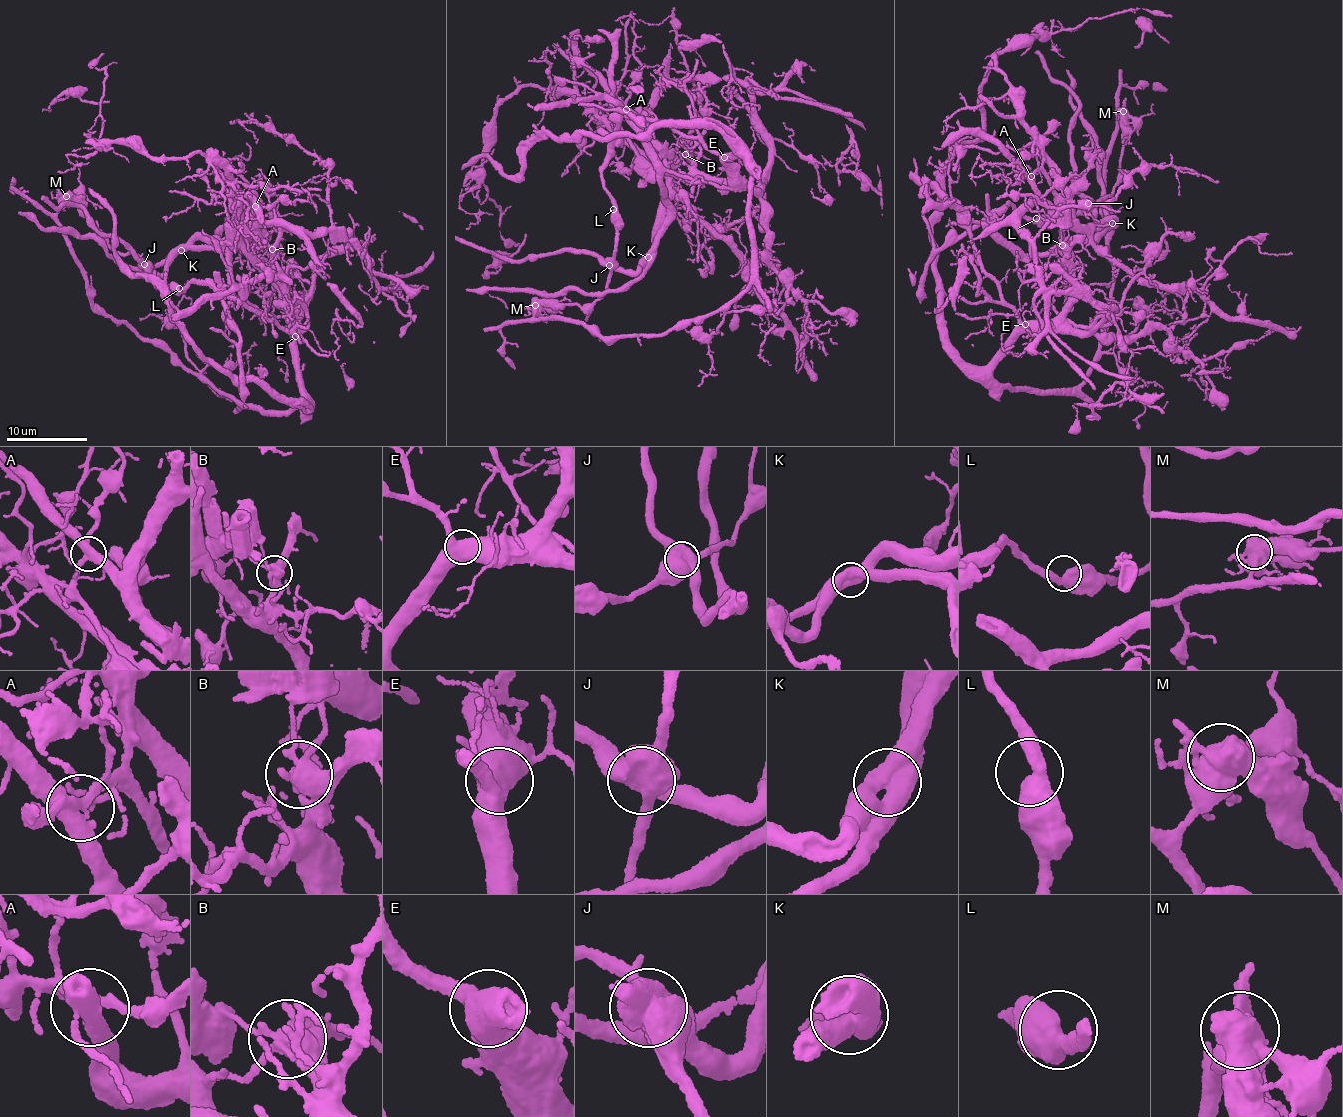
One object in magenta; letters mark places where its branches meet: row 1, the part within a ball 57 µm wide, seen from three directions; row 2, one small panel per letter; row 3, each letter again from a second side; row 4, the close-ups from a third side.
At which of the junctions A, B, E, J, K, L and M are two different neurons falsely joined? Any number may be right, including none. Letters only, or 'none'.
A, B, J, K, M

